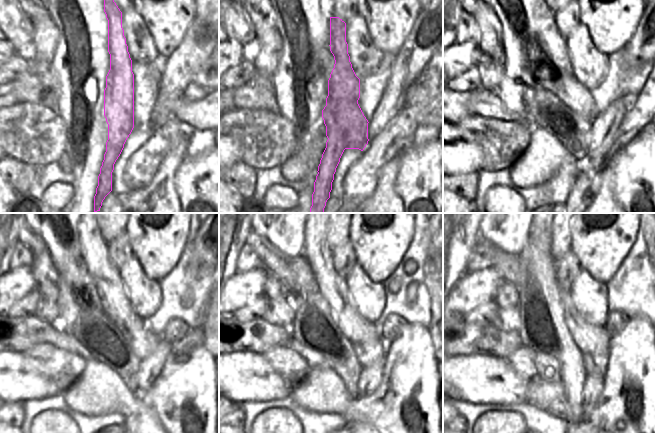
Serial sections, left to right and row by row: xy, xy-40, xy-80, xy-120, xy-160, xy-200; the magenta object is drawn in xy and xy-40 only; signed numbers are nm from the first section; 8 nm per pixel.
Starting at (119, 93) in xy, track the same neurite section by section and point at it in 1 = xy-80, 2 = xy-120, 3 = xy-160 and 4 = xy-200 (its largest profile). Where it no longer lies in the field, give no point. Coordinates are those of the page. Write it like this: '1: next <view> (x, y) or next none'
1: next xy-80 (574, 139)
2: next xy-120 (124, 363)
3: next xy-160 (344, 363)
4: next xy-200 (572, 372)

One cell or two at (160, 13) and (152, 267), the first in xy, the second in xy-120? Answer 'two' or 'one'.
one

